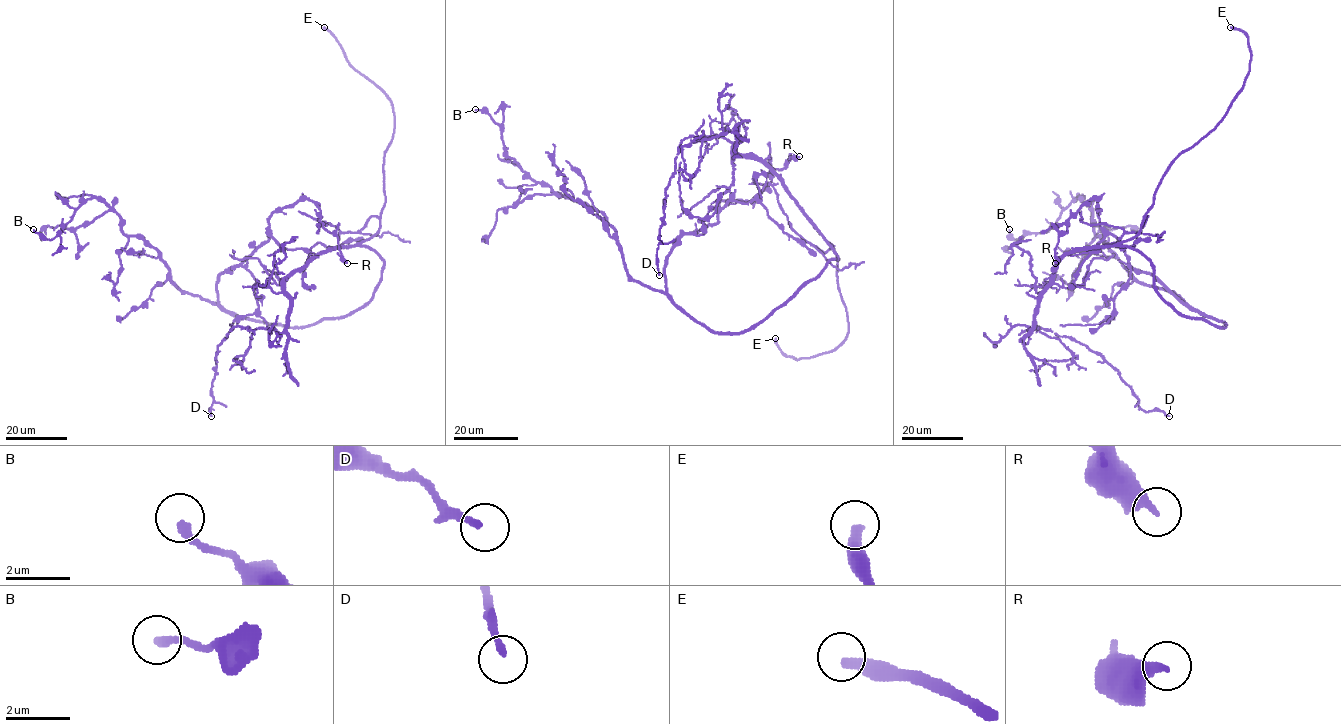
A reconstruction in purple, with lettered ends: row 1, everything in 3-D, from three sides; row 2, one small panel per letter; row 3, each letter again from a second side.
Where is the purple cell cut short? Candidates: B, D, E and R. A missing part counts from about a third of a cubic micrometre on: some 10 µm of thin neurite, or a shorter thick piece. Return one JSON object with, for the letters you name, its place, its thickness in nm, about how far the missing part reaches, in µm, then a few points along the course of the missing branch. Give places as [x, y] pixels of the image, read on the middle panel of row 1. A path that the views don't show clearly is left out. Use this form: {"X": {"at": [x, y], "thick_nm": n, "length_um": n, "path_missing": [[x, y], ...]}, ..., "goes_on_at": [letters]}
{"E": {"at": [775, 338], "thick_nm": 380, "length_um": 20}, "goes_on_at": ["E"]}

